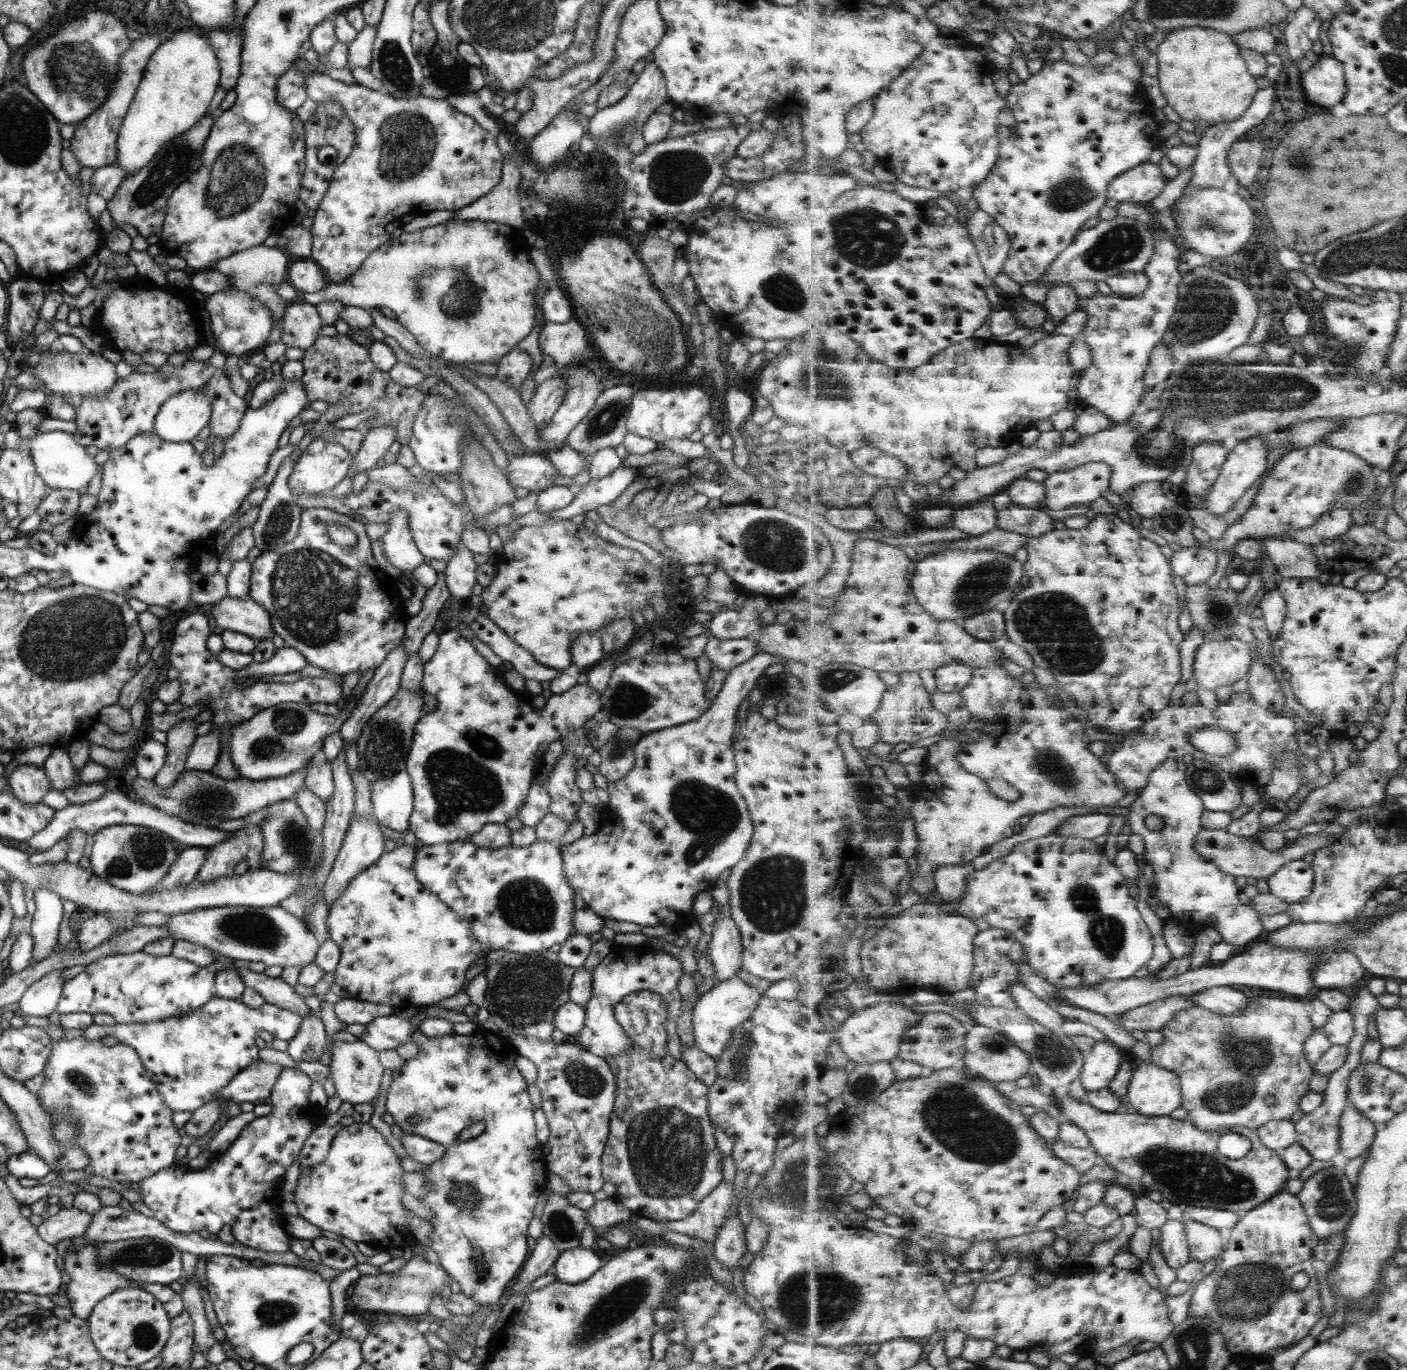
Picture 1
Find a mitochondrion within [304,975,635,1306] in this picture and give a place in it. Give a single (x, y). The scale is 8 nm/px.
(464, 1196)

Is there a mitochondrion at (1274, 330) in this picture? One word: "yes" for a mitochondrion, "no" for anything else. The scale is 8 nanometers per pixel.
no

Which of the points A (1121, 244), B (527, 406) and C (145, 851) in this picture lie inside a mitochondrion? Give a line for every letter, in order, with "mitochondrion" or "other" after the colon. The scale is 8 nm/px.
A: mitochondrion
B: other
C: mitochondrion

